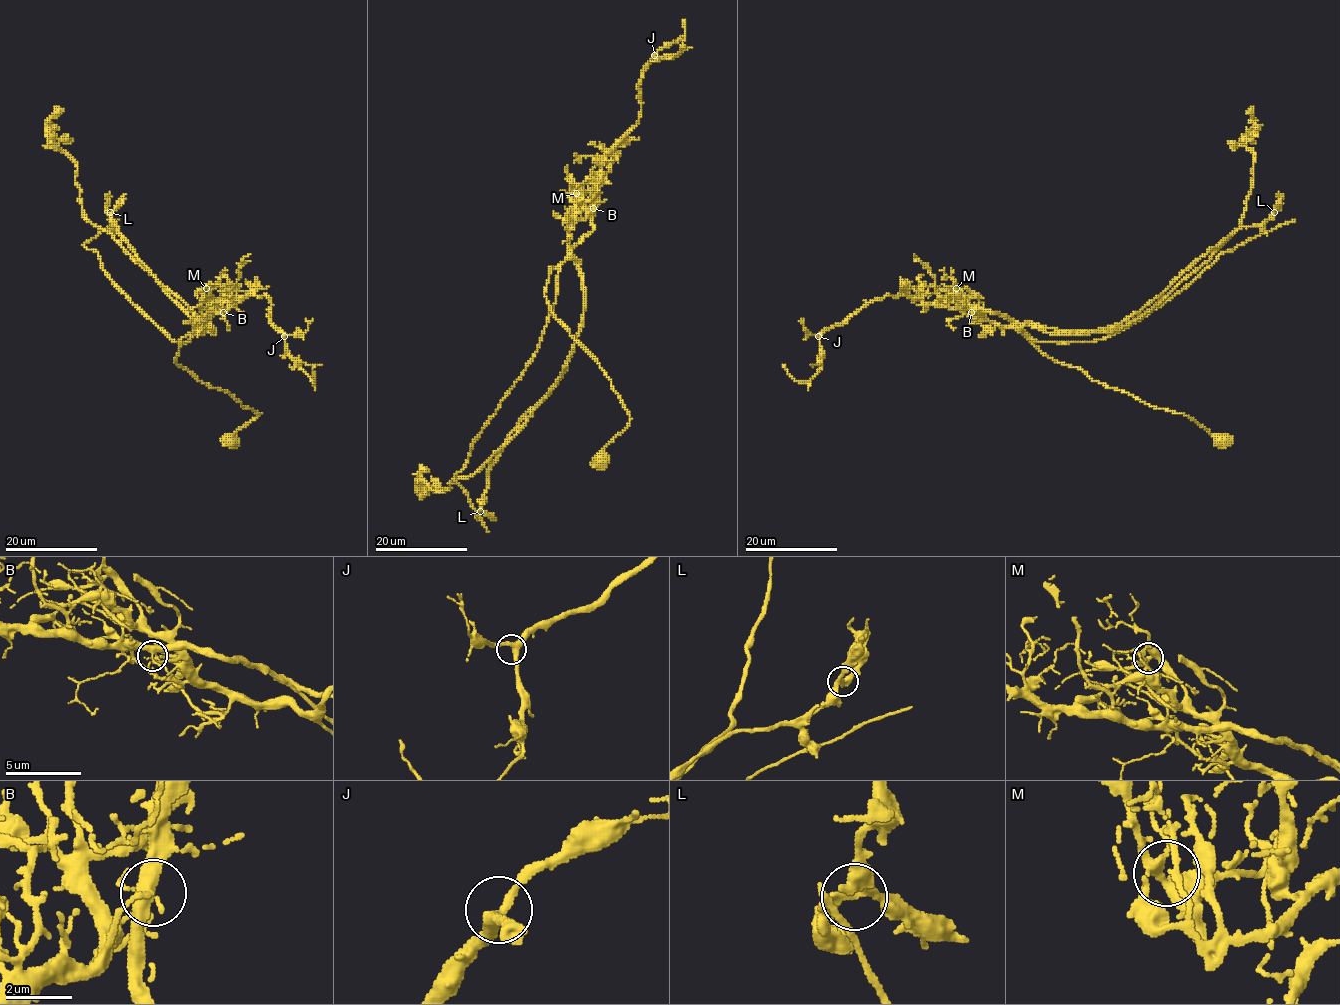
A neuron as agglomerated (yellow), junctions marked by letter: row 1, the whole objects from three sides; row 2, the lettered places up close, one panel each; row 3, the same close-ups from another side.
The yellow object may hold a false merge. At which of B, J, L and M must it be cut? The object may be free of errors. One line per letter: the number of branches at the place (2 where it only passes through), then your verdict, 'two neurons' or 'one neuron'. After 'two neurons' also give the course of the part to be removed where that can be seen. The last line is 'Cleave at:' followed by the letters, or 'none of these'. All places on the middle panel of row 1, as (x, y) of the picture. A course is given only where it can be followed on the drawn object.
B: branches 3; two neurons; course (593, 208), (571, 228), (570, 255), (557, 275), (555, 304), (537, 352), (455, 476), (488, 532)
J: branches 3; one neuron
L: branches 3; one neuron
M: branches 3; one neuron
Cleave at: B

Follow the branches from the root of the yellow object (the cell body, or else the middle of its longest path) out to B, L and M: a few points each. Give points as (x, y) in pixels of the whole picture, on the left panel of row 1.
B: (234, 440), (260, 413), (175, 362), (180, 340), (202, 320), (223, 312)
L: (234, 440), (260, 413), (175, 362), (183, 338), (205, 325), (215, 331), (205, 327), (140, 262), (110, 212)
M: (234, 440), (260, 413), (175, 362), (180, 340), (222, 312), (206, 288)

